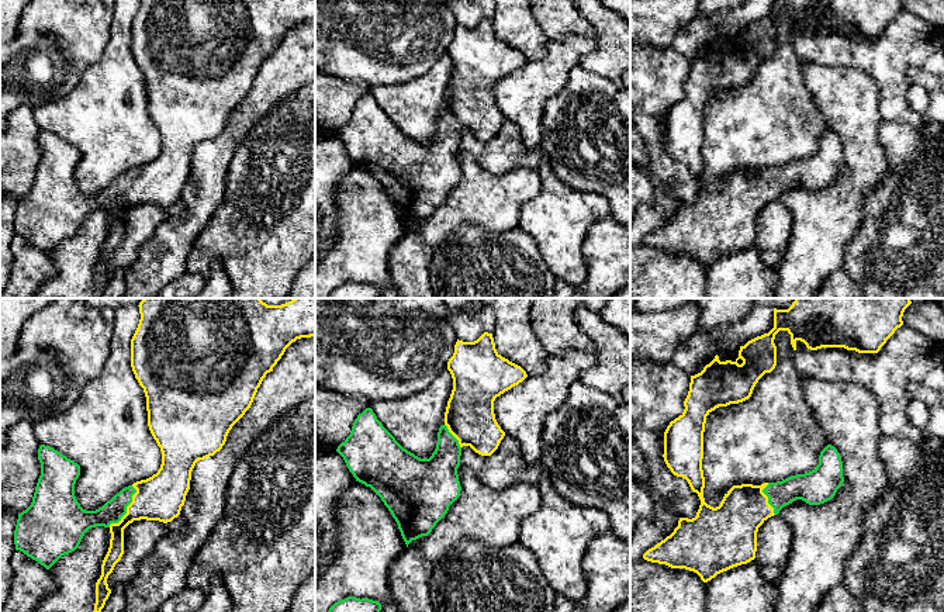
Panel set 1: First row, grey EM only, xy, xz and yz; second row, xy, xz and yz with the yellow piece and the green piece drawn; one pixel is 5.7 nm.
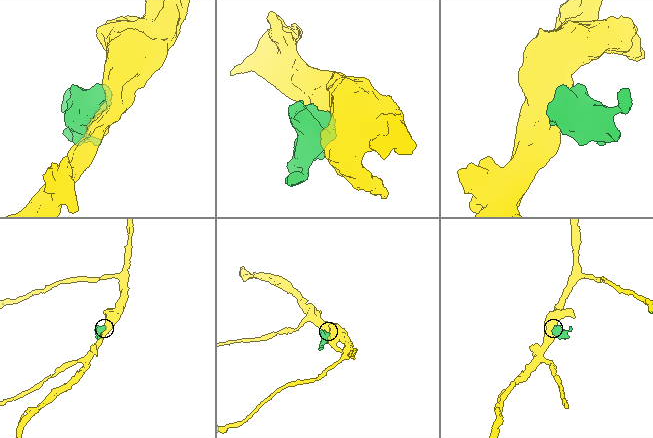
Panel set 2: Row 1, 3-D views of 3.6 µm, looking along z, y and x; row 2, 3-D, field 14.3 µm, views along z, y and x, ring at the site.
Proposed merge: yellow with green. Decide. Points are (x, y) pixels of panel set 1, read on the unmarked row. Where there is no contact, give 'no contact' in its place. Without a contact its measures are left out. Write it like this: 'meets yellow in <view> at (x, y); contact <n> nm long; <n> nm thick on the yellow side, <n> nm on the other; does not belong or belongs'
meets yellow in xy at (127, 193); contact 280 nm long; 260 nm thick on the yellow side, 130 nm on the other; belongs

